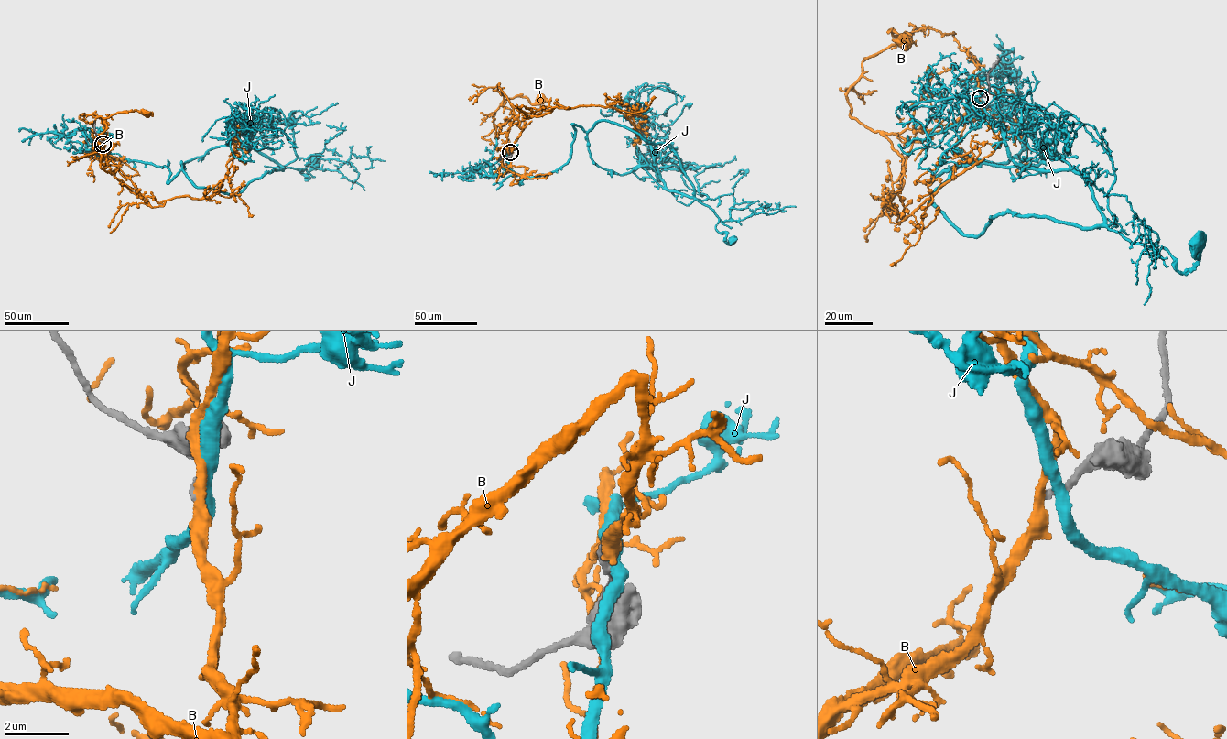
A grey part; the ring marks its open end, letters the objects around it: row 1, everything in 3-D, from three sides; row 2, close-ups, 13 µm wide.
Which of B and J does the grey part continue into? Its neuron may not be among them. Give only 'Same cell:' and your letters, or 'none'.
Same cell: none

